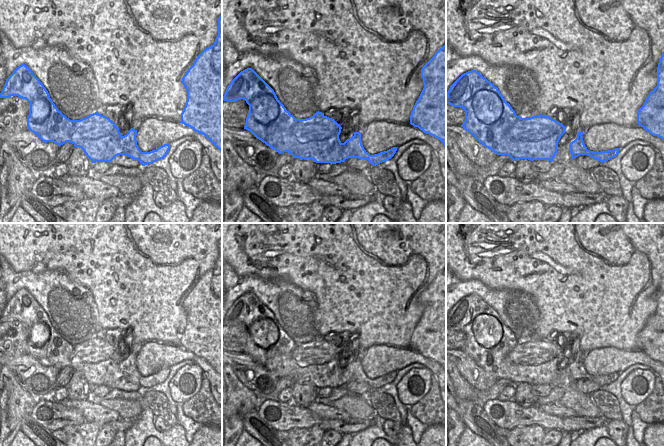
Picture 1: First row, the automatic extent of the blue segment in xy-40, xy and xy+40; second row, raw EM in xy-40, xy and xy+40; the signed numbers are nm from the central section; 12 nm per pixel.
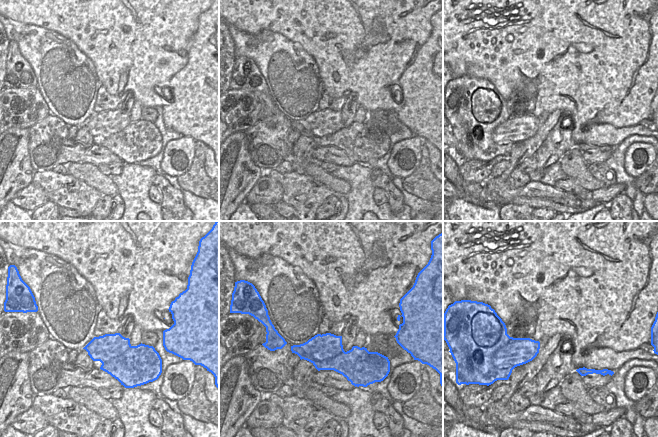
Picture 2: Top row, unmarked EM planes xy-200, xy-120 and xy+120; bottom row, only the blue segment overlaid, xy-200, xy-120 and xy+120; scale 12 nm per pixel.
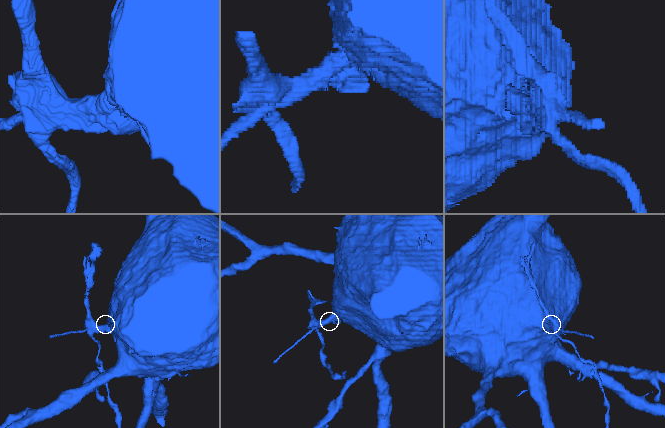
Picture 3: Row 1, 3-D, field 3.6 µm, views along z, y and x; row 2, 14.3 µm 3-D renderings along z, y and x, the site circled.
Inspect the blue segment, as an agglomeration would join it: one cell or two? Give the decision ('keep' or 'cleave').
cleave

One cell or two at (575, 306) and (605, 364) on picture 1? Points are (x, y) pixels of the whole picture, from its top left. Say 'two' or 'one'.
two

